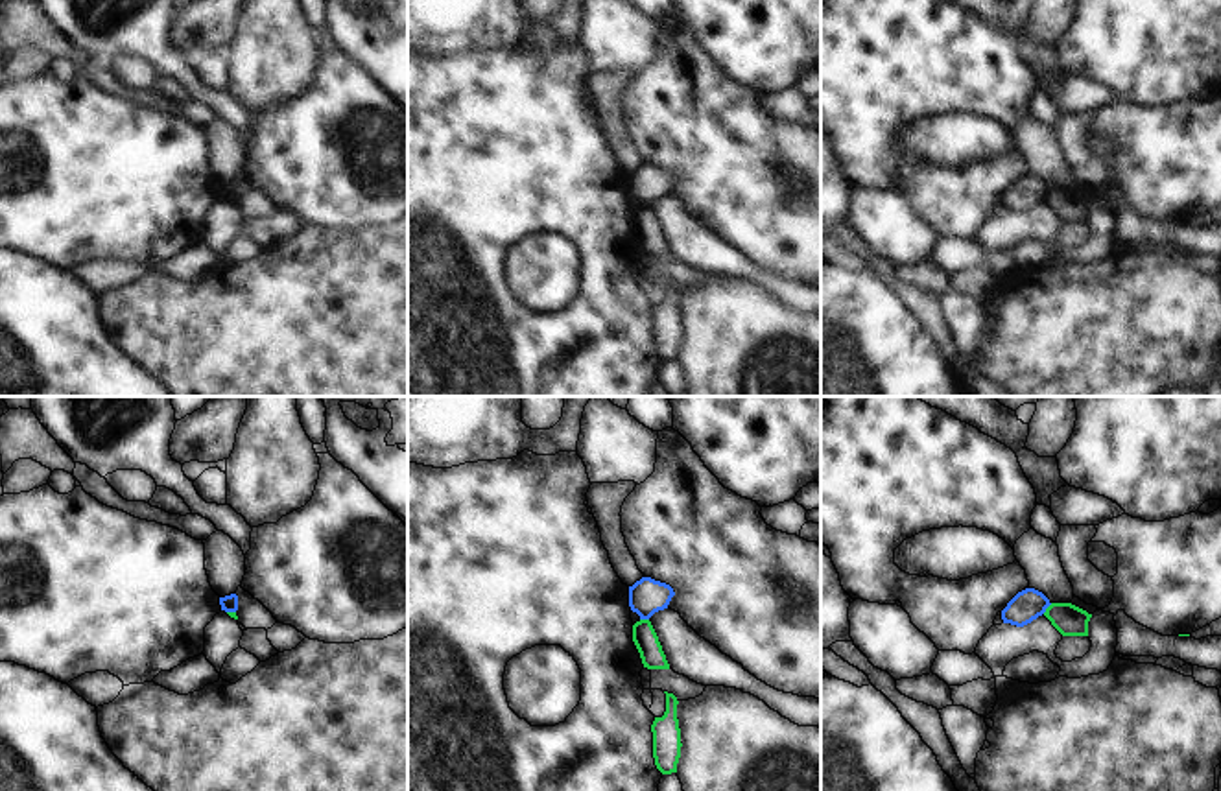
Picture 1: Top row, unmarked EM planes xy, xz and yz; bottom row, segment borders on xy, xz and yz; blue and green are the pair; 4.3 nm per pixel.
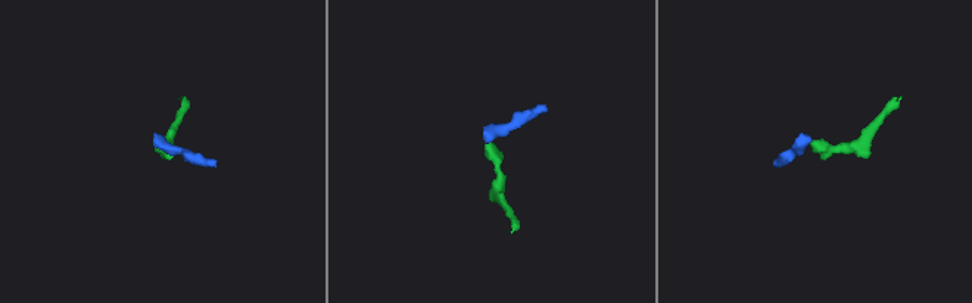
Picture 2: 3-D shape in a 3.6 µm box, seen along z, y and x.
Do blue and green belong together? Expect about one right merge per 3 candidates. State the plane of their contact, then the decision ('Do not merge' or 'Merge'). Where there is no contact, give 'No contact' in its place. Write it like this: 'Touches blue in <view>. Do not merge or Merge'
Touches blue in yz. Do not merge

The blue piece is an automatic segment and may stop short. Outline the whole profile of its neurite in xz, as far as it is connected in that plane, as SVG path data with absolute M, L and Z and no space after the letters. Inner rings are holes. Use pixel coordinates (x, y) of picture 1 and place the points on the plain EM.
M642 164L629 173L629 194L640 207L649 207L655 199L668 195L673 183L675 179L670 171Z

